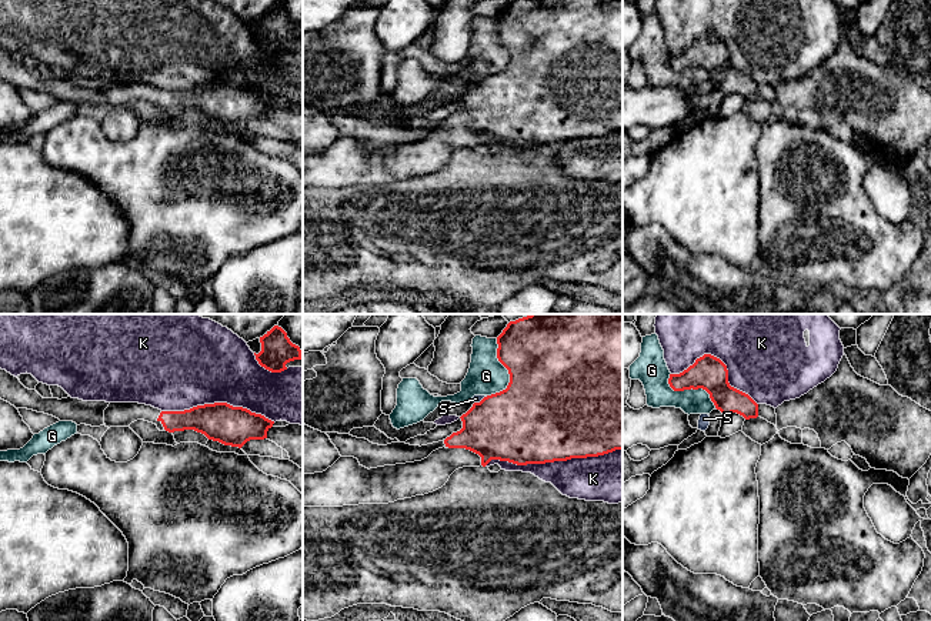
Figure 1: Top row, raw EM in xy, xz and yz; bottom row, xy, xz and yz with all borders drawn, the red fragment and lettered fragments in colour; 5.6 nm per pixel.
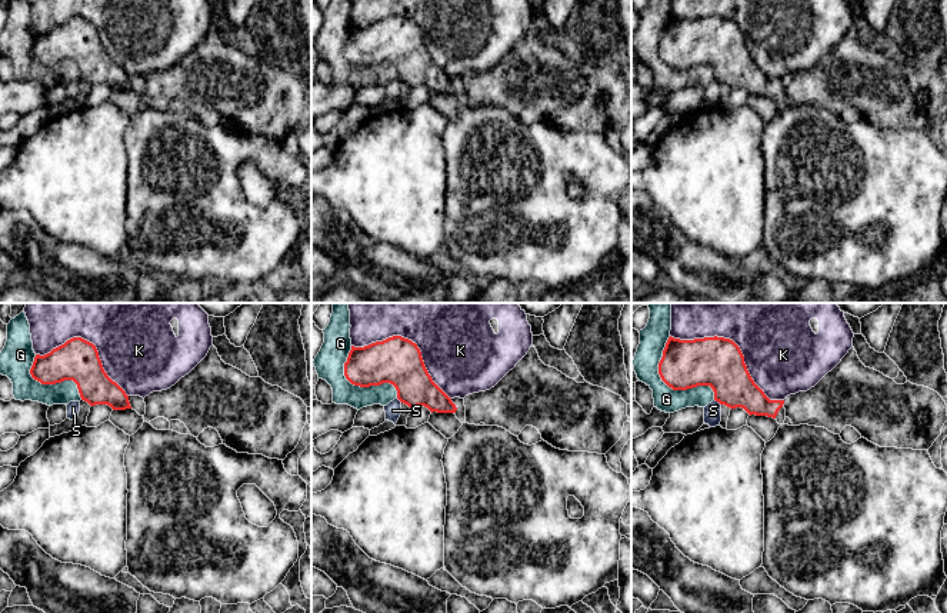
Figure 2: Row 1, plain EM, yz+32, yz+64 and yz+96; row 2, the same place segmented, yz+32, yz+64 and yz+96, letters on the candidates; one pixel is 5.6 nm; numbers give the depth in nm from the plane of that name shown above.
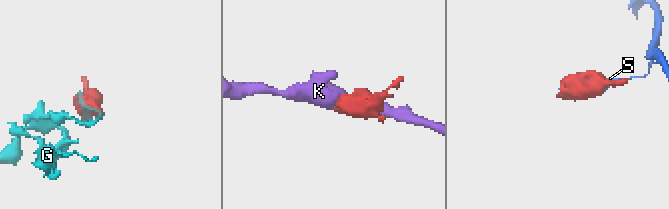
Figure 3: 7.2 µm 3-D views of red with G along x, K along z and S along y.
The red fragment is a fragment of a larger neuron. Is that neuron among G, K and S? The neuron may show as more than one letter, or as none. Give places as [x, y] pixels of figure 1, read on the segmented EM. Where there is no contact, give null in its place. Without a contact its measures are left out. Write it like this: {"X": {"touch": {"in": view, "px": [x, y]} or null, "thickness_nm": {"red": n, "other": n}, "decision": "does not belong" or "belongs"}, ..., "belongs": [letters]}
{"G": {"touch": {"in": "xz", "px": [509, 373]}, "thickness_nm": {"red": 500, "other": 220}, "decision": "does not belong"}, "K": {"touch": {"in": "xz", "px": [553, 461]}, "thickness_nm": {"red": 500, "other": 260}, "decision": "does not belong"}, "S": {"touch": {"in": "xz", "px": [481, 400]}, "thickness_nm": {"red": 420, "other": 50}, "decision": "does not belong"}, "belongs": []}

